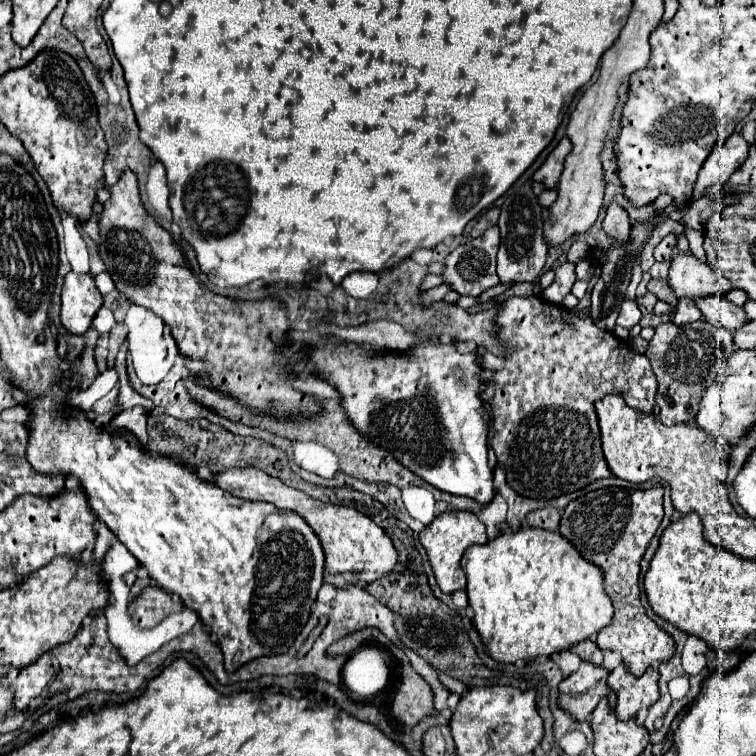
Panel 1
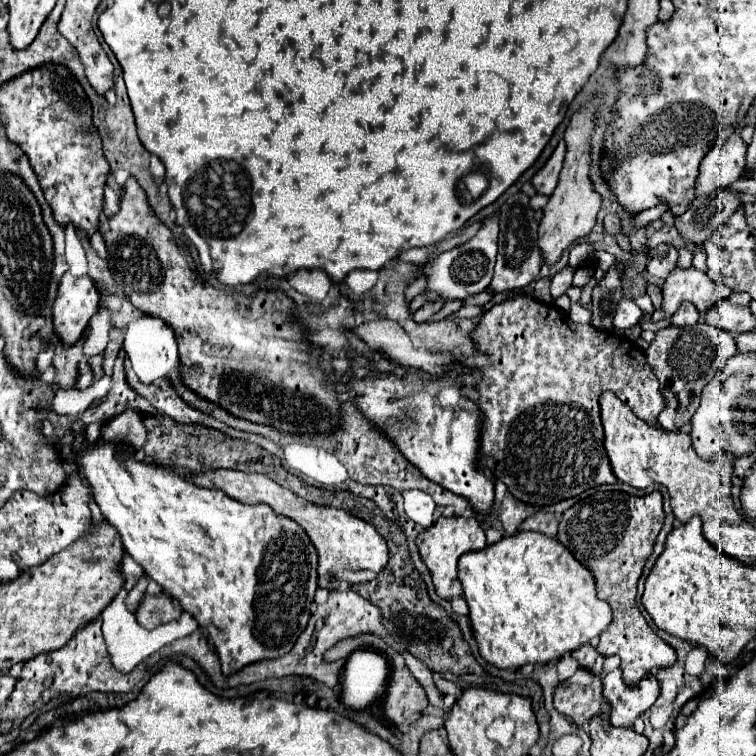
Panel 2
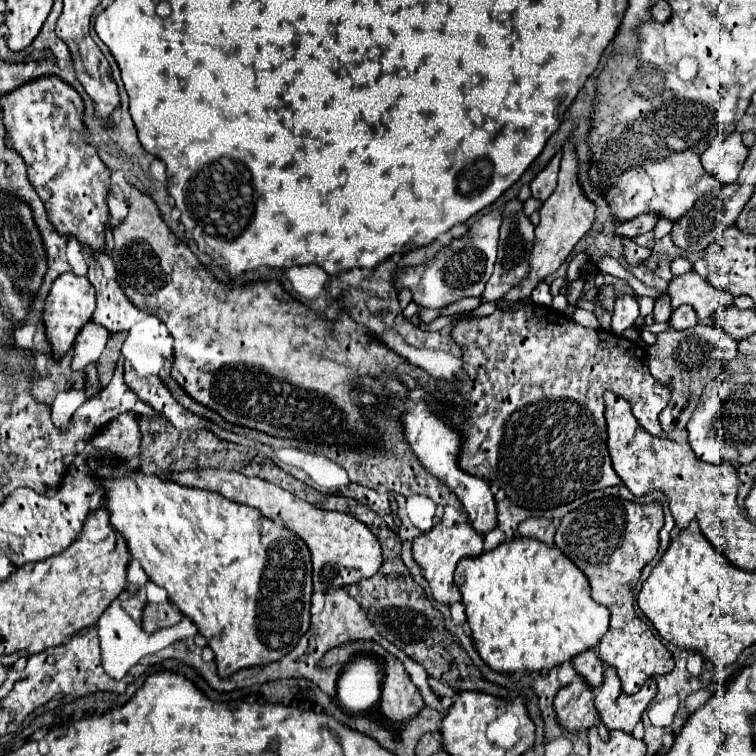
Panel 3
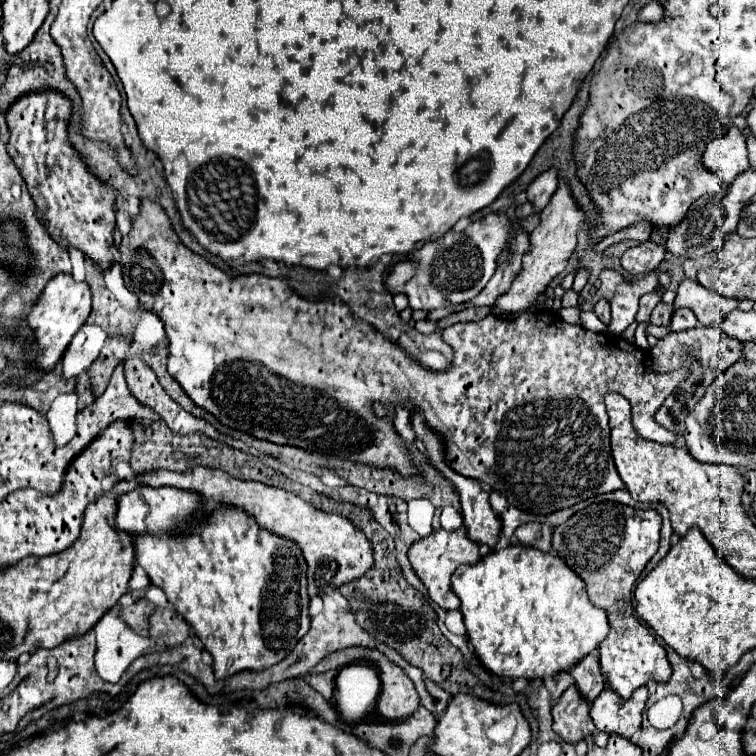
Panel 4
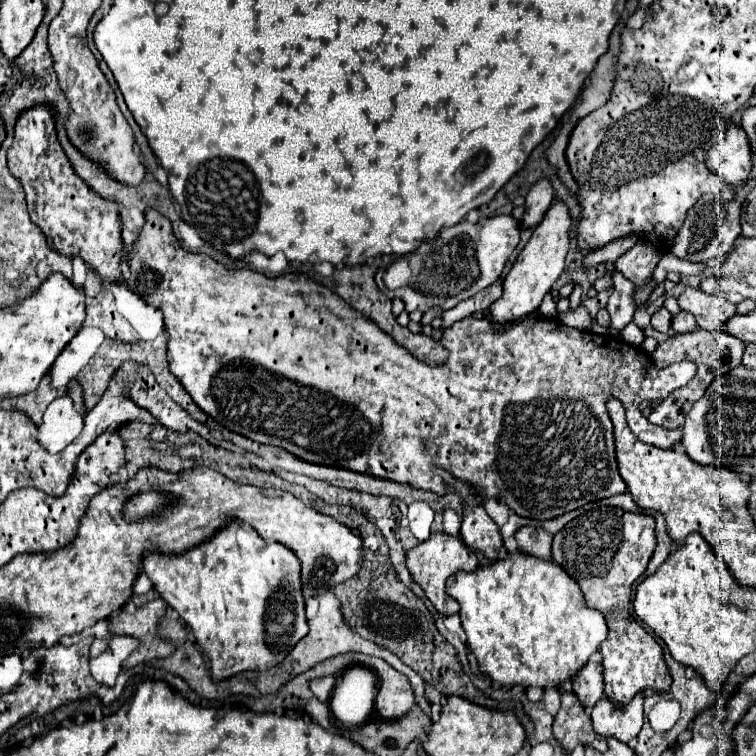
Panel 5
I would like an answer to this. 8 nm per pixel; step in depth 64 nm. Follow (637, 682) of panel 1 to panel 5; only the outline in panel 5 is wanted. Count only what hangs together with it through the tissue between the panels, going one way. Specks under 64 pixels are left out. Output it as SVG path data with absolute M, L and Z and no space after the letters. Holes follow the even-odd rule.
M636 694L630 704L616 706L608 696L602 696L592 708L592 724L594 732L602 738L616 736L622 742L630 742L638 736L644 718L642 718L642 704L644 694Z

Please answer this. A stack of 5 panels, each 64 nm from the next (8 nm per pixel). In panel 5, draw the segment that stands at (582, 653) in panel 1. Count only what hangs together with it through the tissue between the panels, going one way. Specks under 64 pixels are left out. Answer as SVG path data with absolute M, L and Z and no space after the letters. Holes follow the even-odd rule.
M588 660L582 670L578 670L572 678L572 690L574 694L578 696L578 700L584 704L586 710L590 710L602 696L602 688L604 688L604 682L602 682L602 666L594 660Z

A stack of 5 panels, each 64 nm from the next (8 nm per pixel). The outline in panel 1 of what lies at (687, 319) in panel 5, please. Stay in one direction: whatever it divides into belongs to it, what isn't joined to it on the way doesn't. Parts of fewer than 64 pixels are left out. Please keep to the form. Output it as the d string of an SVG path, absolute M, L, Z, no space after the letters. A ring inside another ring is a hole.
M680 298L678 304L676 304L676 310L674 310L674 316L672 316L672 322L676 326L682 326L682 324L690 324L694 320L700 320L702 314L698 312L696 304L690 300L690 298Z

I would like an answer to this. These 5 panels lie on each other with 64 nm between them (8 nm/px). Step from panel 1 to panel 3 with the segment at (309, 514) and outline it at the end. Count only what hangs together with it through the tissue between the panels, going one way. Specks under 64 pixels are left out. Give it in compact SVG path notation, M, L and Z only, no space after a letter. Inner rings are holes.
M188 470L180 474L170 476L178 484L186 484L192 488L202 488L210 492L218 492L226 496L232 502L246 504L252 508L258 508L268 518L282 518L286 528L292 528L300 538L306 540L312 560L314 556L322 556L322 560L312 562L312 580L316 592L330 592L340 586L356 584L364 578L372 578L380 566L382 566L382 549L378 538L372 534L372 530L356 520L354 516L348 516L344 512L332 512L322 510L306 500L300 500L292 492L264 480L264 478L246 478L244 474L230 472L230 470Z

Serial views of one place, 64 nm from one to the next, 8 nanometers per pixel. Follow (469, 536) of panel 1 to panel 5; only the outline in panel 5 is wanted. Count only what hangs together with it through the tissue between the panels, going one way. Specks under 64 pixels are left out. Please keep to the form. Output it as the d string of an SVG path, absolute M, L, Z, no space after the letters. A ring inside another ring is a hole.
M434 532L426 542L420 542L418 546L414 546L408 554L406 554L406 566L412 572L412 578L416 582L420 582L420 586L426 592L426 598L434 604L434 608L444 614L456 614L458 612L458 602L446 594L446 580L456 572L456 570L466 570L472 572L478 568L478 558L472 552L472 548L468 548L460 536L450 536L446 532Z

